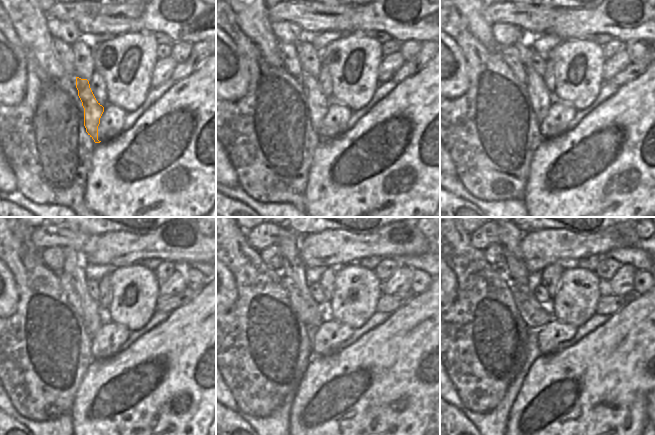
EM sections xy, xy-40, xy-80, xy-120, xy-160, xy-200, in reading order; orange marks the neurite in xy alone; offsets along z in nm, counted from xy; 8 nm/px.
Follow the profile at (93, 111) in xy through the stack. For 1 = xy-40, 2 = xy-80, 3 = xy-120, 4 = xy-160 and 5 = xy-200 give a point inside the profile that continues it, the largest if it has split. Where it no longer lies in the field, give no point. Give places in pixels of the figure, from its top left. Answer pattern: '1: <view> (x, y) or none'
1: xy-40 (318, 103)
2: xy-80 (541, 98)
3: xy-120 (93, 316)
4: xy-160 (293, 266)
5: xy-200 (510, 237)

